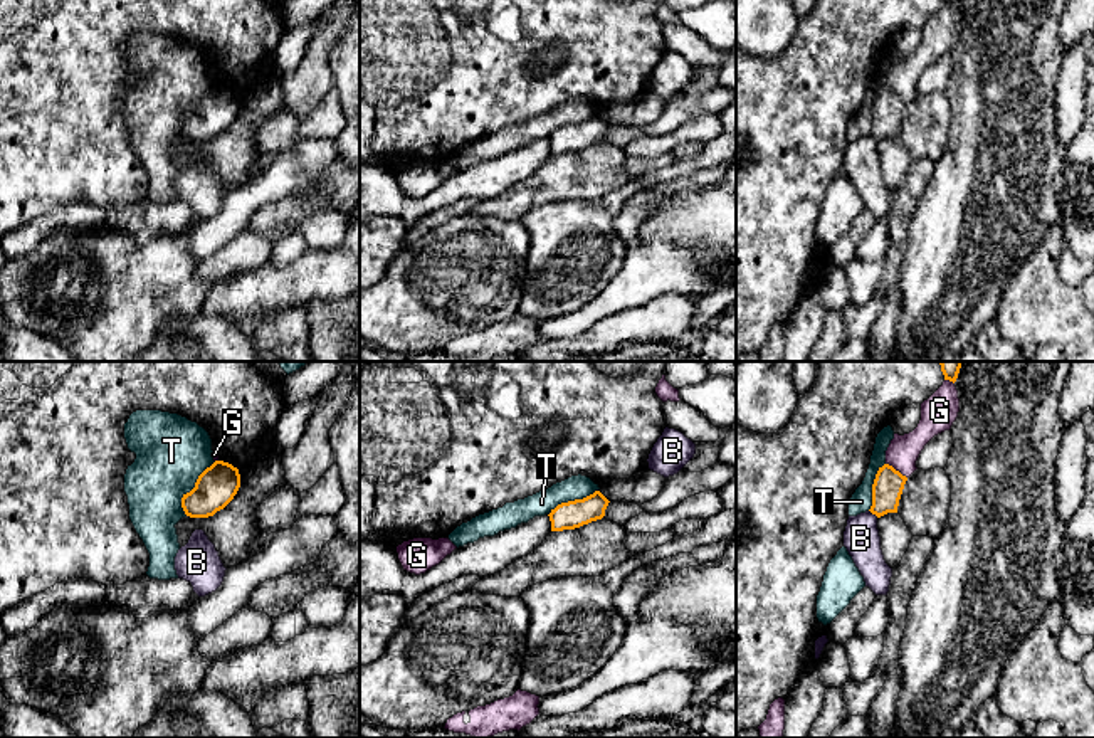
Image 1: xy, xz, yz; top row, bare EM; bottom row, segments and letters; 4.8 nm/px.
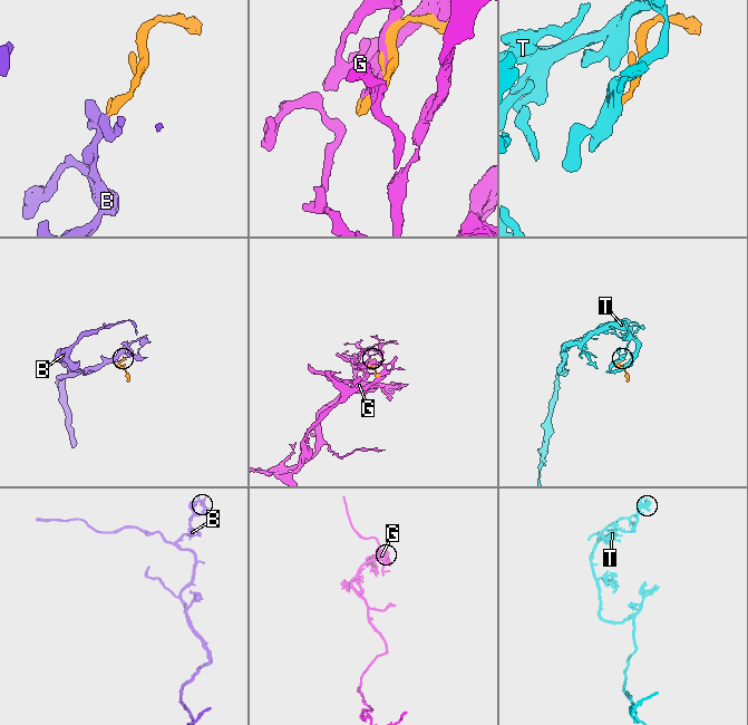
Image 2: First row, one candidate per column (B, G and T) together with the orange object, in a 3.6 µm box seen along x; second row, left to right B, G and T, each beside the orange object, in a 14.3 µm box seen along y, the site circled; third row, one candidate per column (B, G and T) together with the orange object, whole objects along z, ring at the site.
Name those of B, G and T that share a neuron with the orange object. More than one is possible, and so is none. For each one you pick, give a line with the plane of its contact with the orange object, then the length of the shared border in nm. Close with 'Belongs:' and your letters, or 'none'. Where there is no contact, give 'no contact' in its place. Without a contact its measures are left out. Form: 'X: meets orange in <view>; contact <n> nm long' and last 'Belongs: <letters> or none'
Belongs: none

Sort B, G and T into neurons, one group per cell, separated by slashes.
B / G / T

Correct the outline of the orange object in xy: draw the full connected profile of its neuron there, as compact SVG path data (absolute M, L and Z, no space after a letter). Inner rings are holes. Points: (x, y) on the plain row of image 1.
M215 84L197 103L195 111L183 118L181 131L190 141L208 141L224 133L240 111L239 92Z

